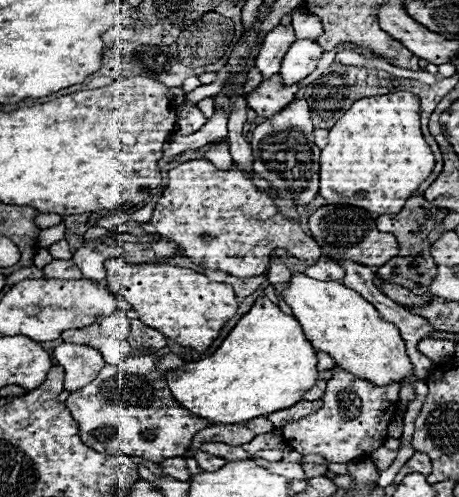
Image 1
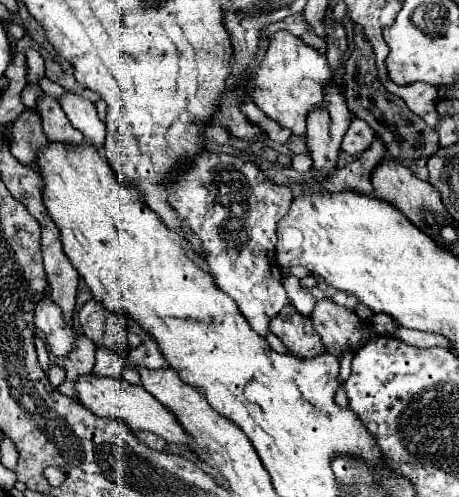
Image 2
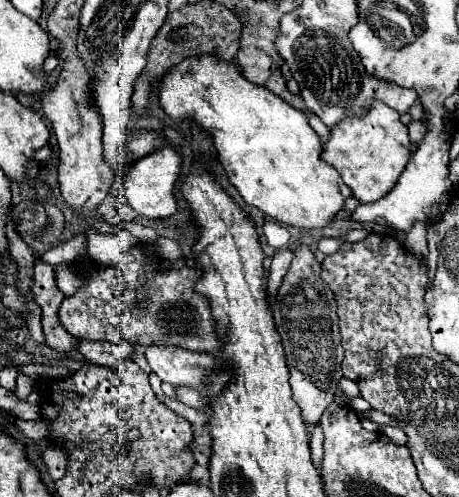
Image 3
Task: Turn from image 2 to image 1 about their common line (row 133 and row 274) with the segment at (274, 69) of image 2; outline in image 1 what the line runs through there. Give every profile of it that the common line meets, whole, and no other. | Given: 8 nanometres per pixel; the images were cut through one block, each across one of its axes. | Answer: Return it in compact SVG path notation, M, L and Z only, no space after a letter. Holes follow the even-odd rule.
M294 272L290 282L280 288L280 296L292 308L292 316L300 322L306 340L316 350L328 352L334 362L348 372L378 386L392 384L394 380L402 382L414 374L398 328L390 322L384 322L378 316L378 310L356 290L334 280L320 282L308 278L304 272Z

